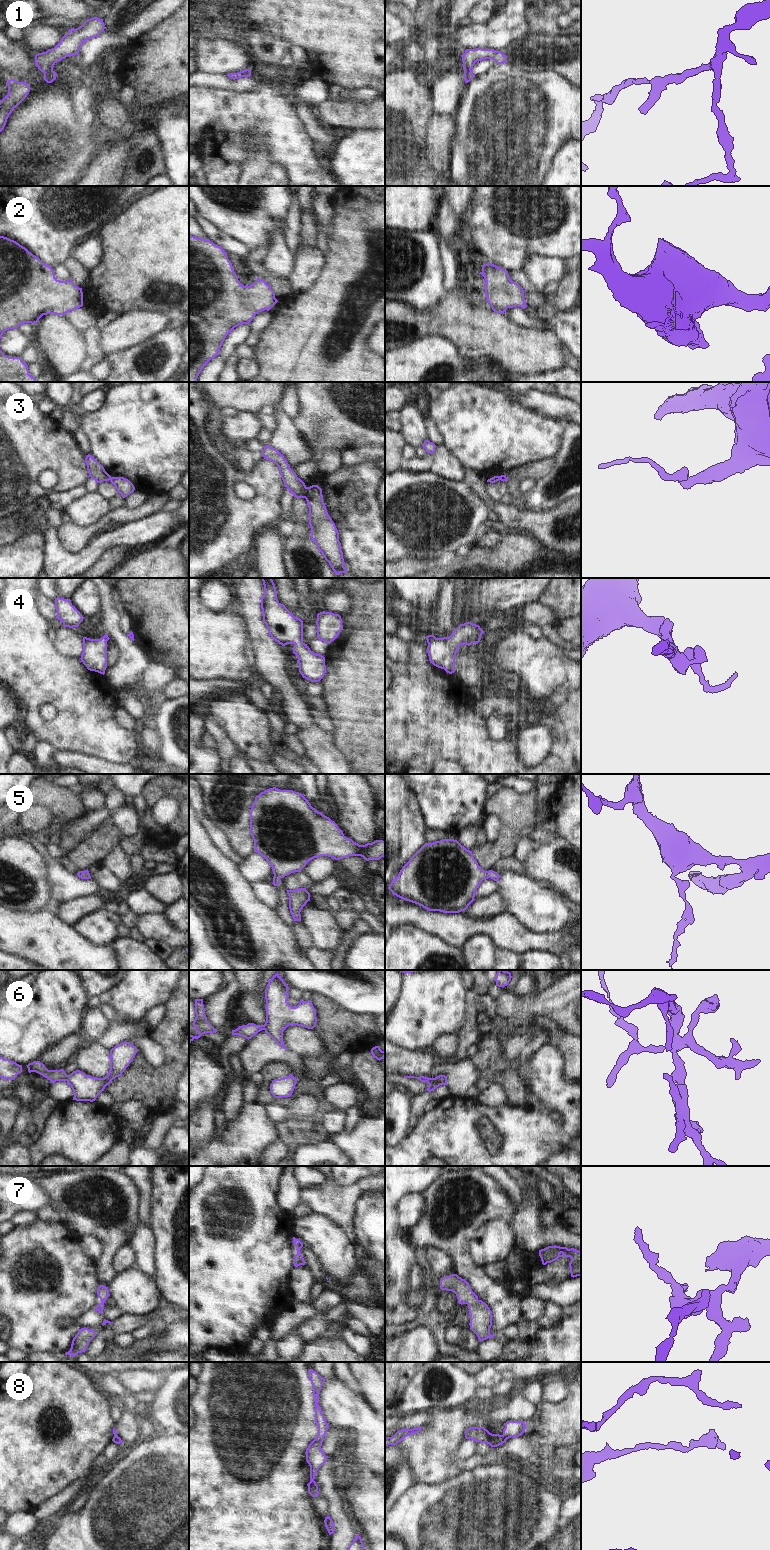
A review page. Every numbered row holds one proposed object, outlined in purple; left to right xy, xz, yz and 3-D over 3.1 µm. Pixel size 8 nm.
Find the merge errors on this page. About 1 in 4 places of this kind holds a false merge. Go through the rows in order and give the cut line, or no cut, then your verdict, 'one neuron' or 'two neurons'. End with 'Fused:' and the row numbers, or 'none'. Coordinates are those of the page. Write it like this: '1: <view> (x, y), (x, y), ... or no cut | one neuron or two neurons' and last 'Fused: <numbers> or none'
1: no cut | one neuron
2: no cut | one neuron
3: xz (307, 487), (305, 498) | two neurons
4: no cut | one neuron
5: no cut | one neuron
6: no cut | one neuron
7: no cut | one neuron
8: yz (502, 1435), (506, 1439) | two neurons
Fused: 3, 8

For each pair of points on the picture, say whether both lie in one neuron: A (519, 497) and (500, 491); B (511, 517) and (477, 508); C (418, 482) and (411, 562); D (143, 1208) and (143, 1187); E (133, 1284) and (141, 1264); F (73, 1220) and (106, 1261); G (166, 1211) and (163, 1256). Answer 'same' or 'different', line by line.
A: same
B: different
C: different
D: same
E: different
F: same
G: same

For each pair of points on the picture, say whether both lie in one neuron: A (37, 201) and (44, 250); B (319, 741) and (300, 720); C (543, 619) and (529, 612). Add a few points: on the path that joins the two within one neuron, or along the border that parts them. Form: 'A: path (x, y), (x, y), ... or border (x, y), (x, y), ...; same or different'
A: path (44, 213), (44, 238); same
B: path (314, 736), (305, 725); same
C: path (540, 616), (537, 613), (532, 613); same

